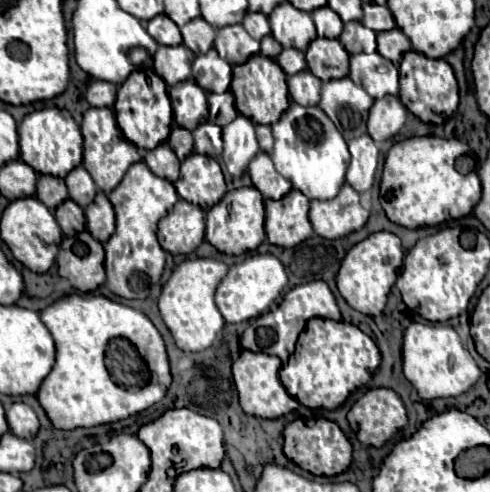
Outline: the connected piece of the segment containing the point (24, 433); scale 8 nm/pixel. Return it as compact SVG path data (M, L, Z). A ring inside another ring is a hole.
M14 403L8 411L6 411L6 419L10 425L10 431L14 435L20 435L22 439L32 441L34 435L38 433L38 417L36 413L26 405L26 403Z

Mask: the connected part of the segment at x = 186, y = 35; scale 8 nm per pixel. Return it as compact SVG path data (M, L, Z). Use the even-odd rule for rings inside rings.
M196 17L192 21L188 21L182 29L182 39L184 39L184 45L188 49L192 49L196 55L202 55L206 53L212 45L214 45L214 37L216 37L216 31L210 23L206 23L202 17Z

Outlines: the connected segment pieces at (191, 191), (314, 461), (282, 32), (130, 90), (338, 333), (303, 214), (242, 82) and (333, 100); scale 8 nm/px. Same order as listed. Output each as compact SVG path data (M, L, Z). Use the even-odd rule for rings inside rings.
M190 153L184 159L180 179L174 183L174 187L182 199L206 211L226 193L226 181L218 161L200 153Z
M294 419L284 429L284 455L312 475L338 475L350 467L352 445L334 421L328 419Z
M284 1L272 15L268 15L272 35L282 47L294 47L298 51L306 51L308 43L316 39L316 27L310 13L296 9L288 1Z
M152 69L132 71L132 75L118 89L118 99L114 103L114 111L116 111L116 121L118 121L124 137L142 151L150 151L152 147L158 147L160 143L164 143L168 139L172 123L174 123L166 83Z
M310 319L308 327L300 333L300 339L296 343L296 351L290 355L290 361L282 367L280 379L288 393L298 399L302 405L310 409L336 409L340 407L346 397L356 391L360 385L368 383L374 375L374 371L380 365L380 351L376 343L362 333L358 327L344 323L344 321L328 321L328 319Z
M292 189L288 195L284 195L284 199L266 201L266 235L268 235L268 241L272 245L280 245L280 247L296 247L298 243L308 239L312 235L312 225L308 219L308 207L310 207L310 199L304 197L296 189Z
M252 55L252 59L248 59L242 65L236 65L232 69L232 85L230 91L236 99L236 109L252 119L254 123L262 123L262 125L272 125L280 119L280 115L288 109L290 105L290 97L288 97L288 85L286 85L286 73L282 71L282 67L274 61L268 59L264 55Z
M350 77L332 79L322 85L318 107L332 119L346 141L366 133L368 109L374 99Z

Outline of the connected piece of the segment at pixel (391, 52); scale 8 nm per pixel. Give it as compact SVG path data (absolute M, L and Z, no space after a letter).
M394 27L392 31L378 33L378 53L390 59L392 63L398 65L404 53L408 53L410 49L412 49L410 39L398 27Z

